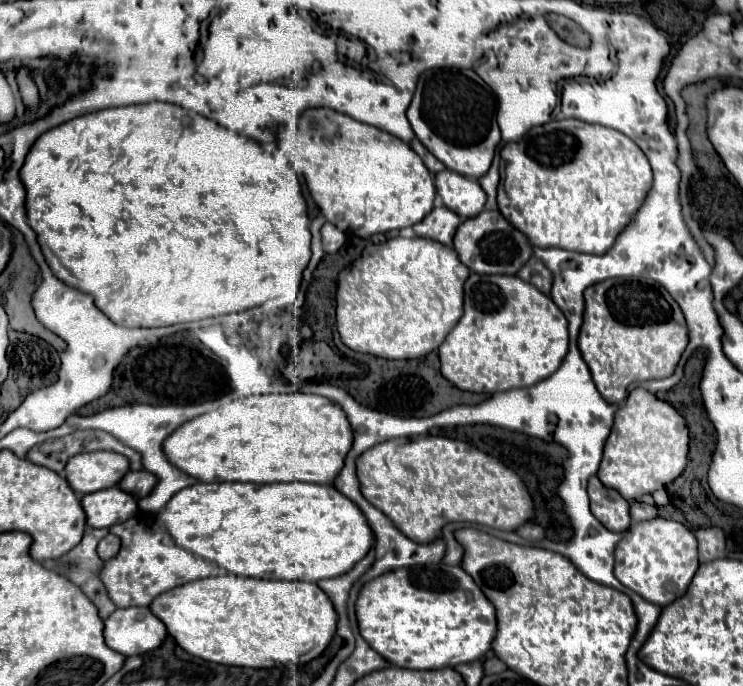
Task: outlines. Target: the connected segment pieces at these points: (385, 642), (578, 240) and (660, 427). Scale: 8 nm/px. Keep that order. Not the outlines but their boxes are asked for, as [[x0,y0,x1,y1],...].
[[355,564,497,670],[499,118,653,254],[599,388,689,500]]

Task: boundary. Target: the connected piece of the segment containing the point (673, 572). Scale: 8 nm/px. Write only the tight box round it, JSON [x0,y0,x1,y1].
[615,518,699,606]

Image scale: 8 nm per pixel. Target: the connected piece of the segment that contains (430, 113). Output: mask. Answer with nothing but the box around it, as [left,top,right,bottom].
[407,70,501,178]

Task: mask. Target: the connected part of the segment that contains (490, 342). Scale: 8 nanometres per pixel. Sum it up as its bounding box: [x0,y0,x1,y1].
[439,274,569,392]

